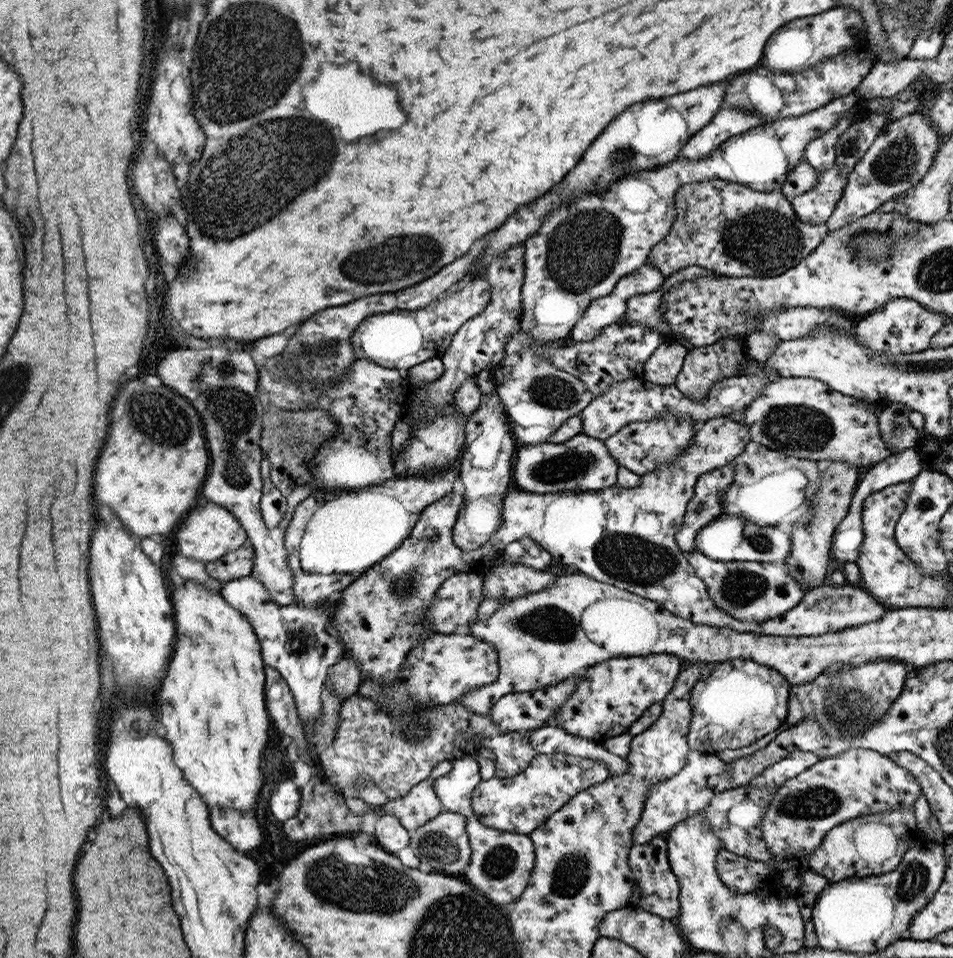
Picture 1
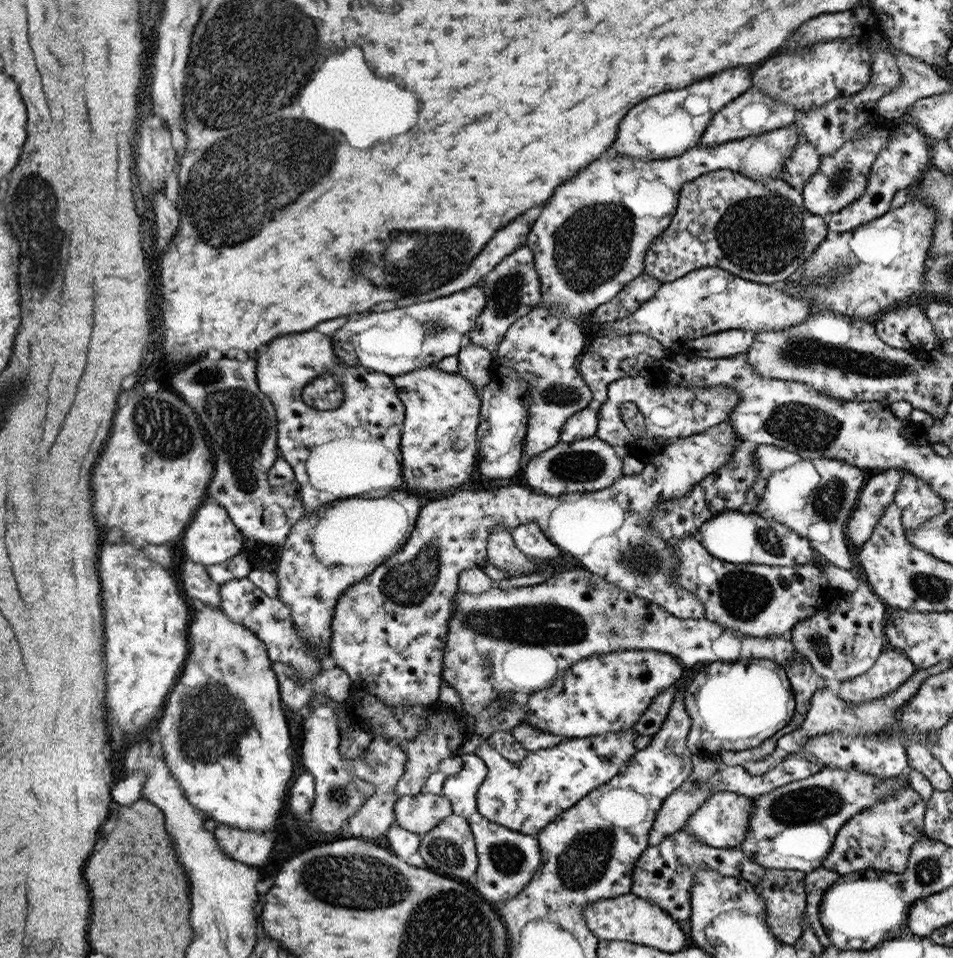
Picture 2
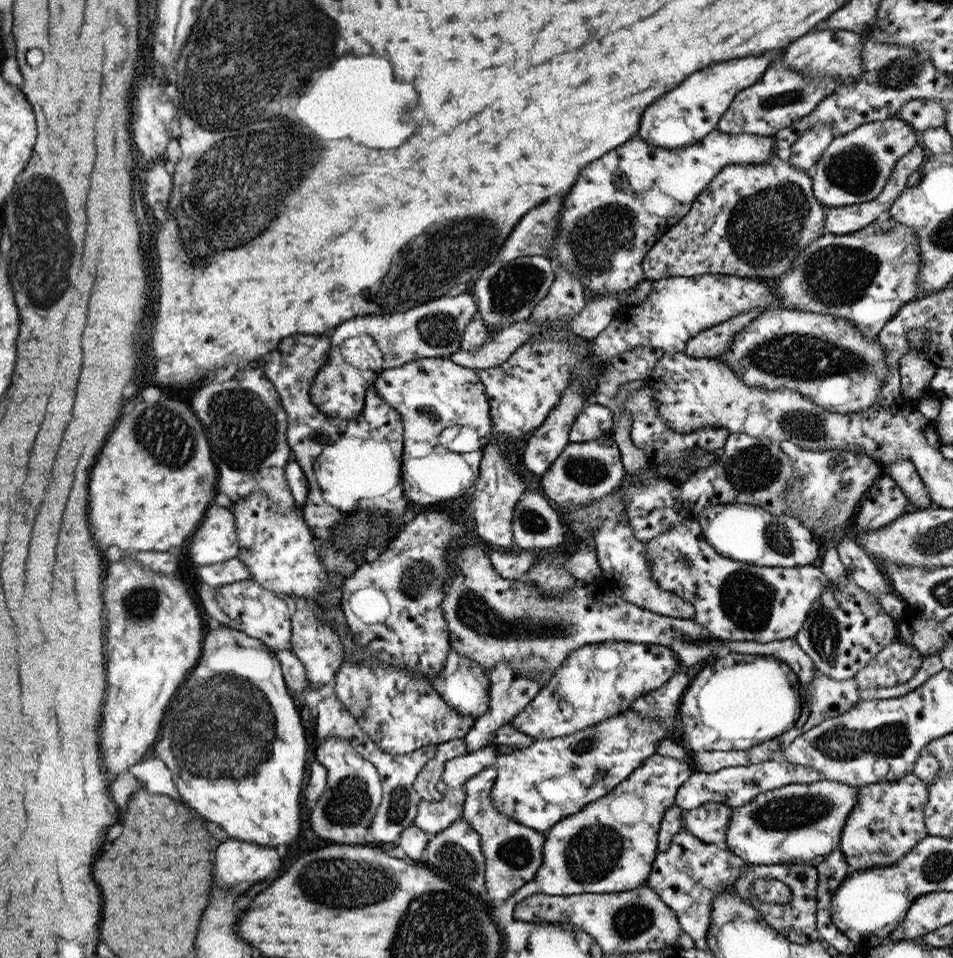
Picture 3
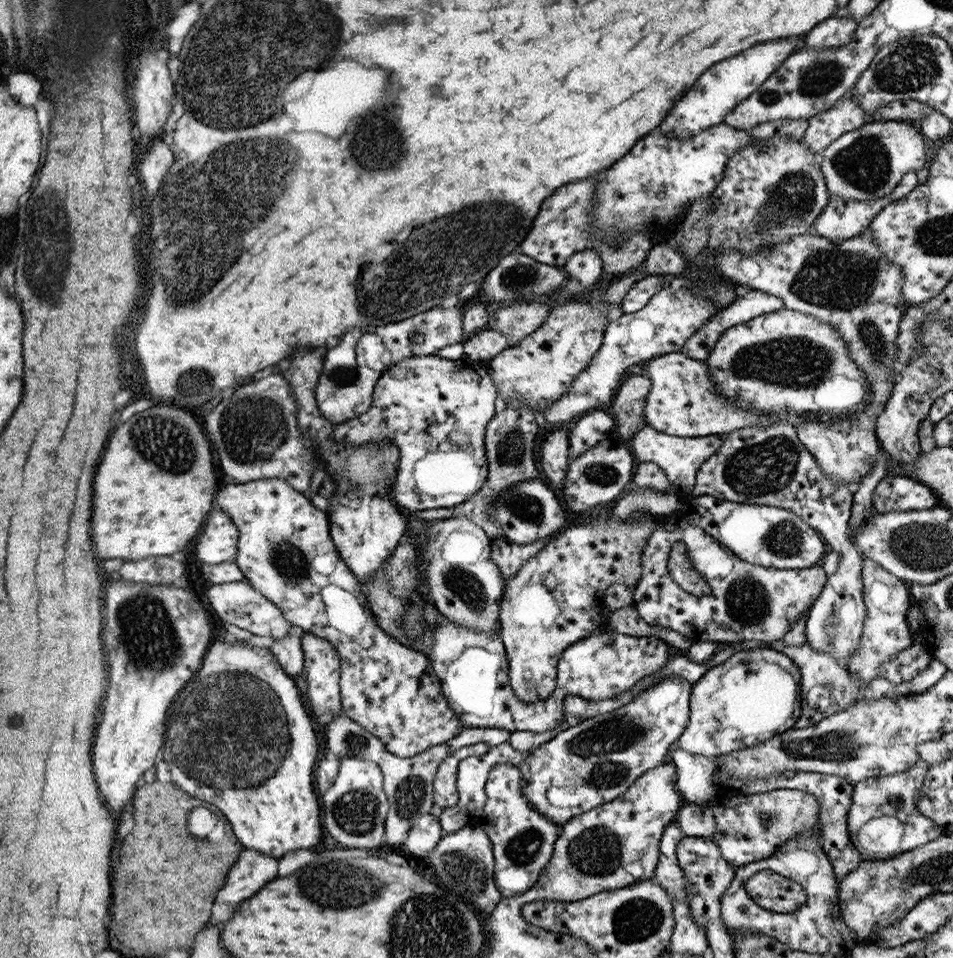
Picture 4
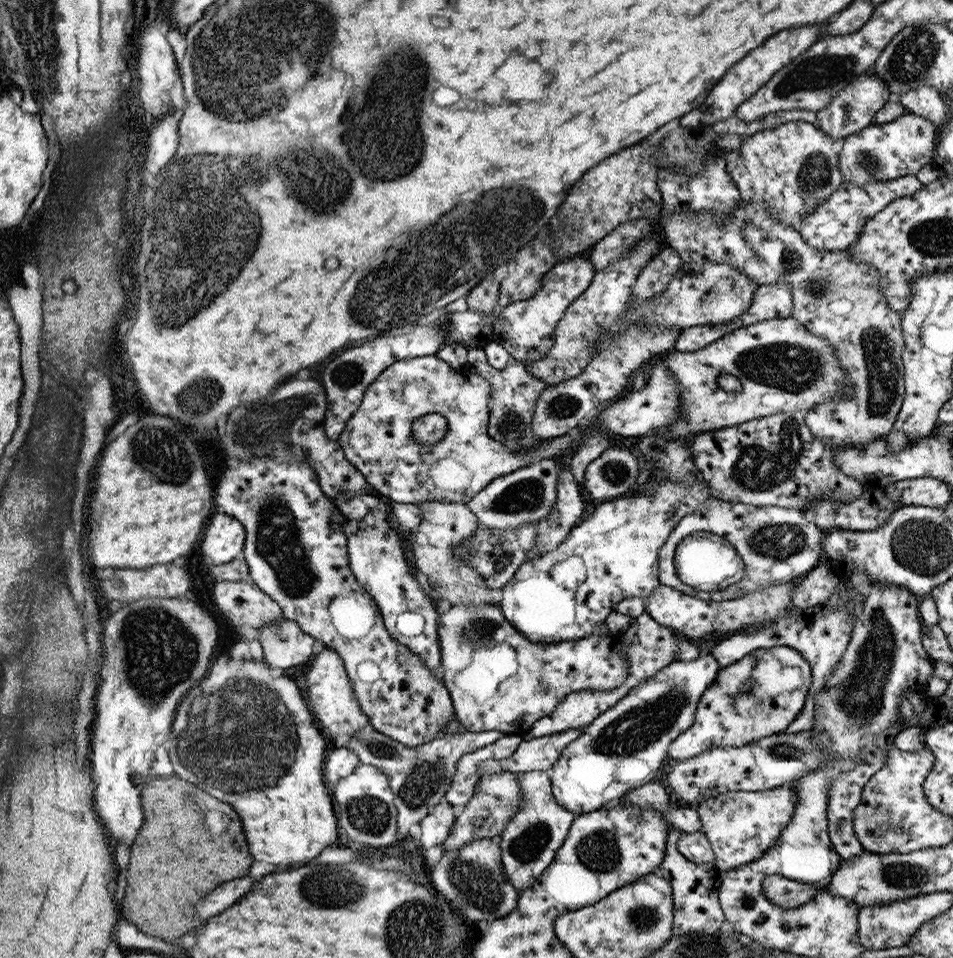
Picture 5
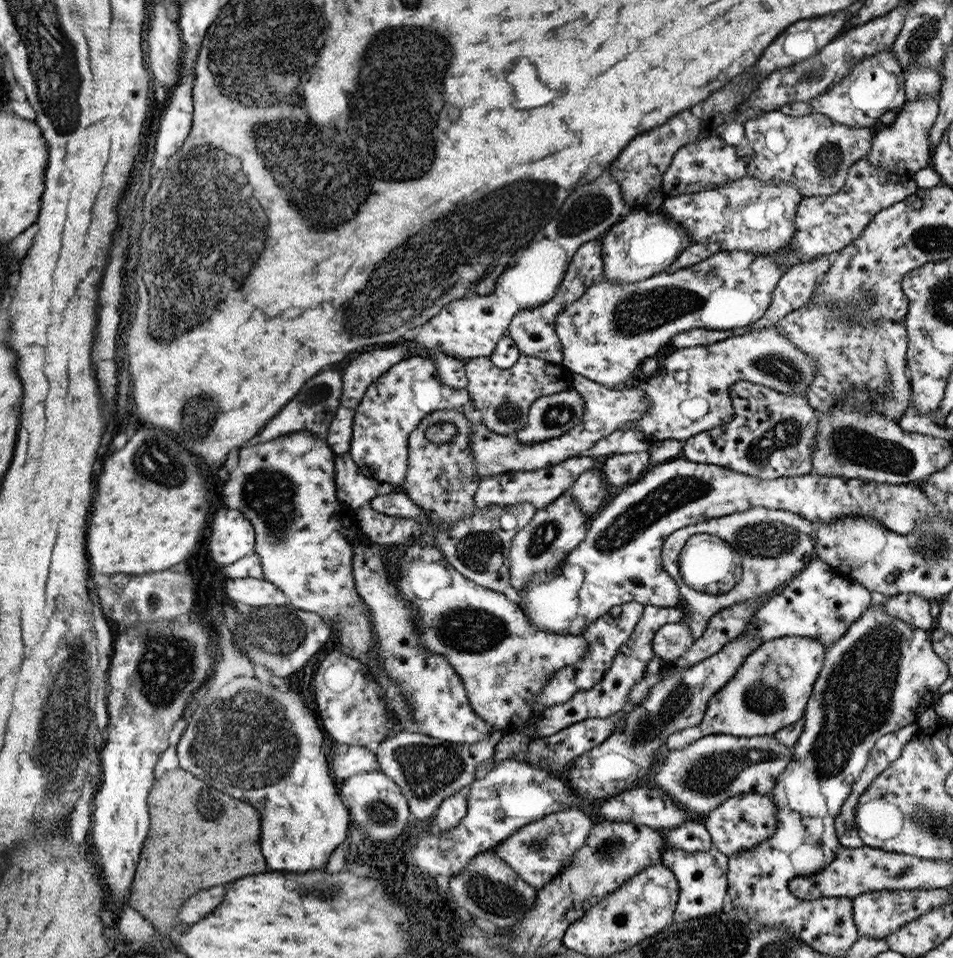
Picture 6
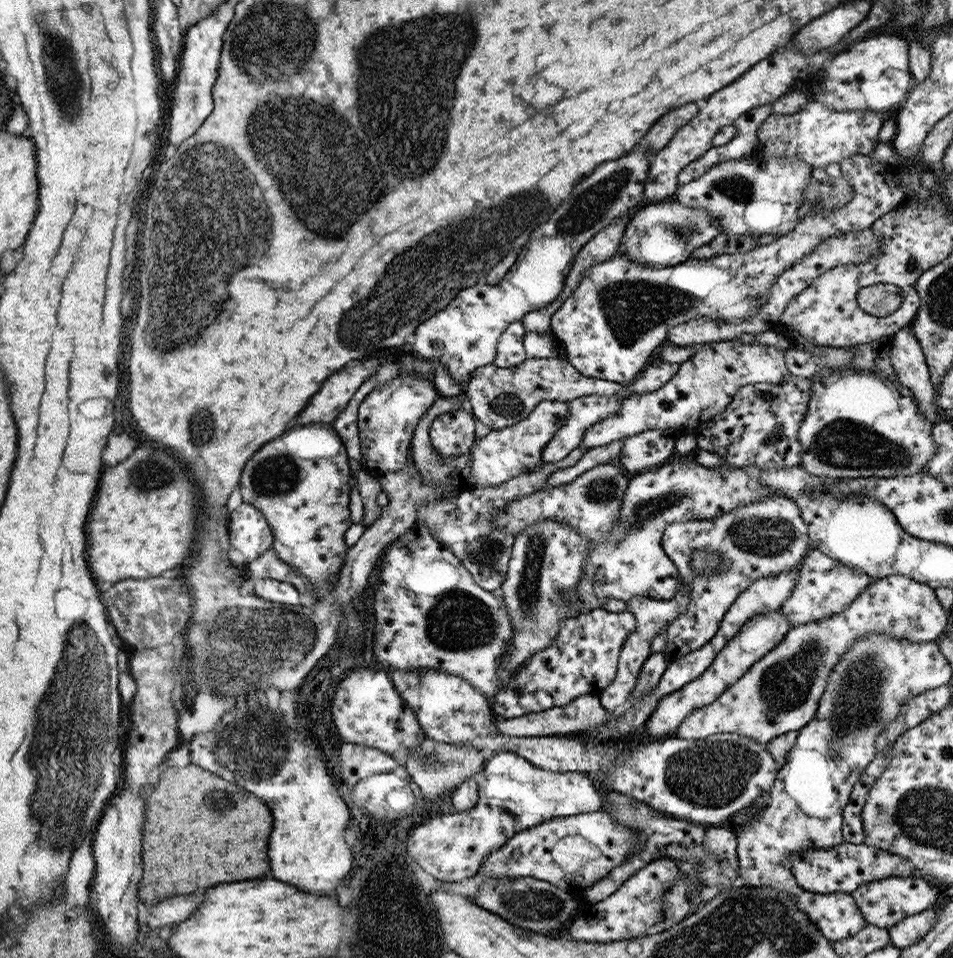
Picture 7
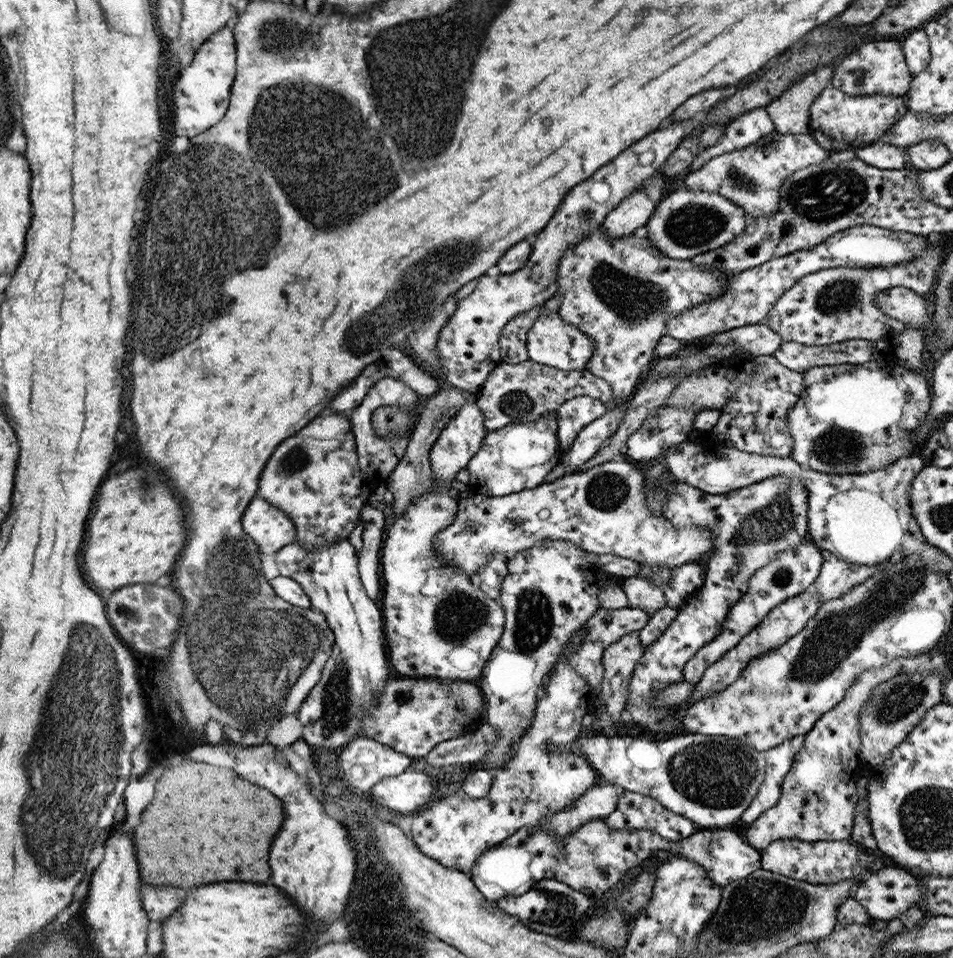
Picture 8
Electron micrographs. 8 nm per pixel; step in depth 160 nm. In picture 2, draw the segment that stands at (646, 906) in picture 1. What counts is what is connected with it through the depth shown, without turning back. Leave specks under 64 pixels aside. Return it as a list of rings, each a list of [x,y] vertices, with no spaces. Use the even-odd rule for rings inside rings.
[[[680,830],[667,836],[660,844],[649,846],[641,854],[636,869],[633,870],[632,892],[657,904],[687,928],[691,913],[689,890],[693,885],[693,874],[704,867],[710,867],[723,875],[744,879],[753,885],[767,873],[767,869],[751,861],[740,848],[714,848],[702,843],[687,830]]]

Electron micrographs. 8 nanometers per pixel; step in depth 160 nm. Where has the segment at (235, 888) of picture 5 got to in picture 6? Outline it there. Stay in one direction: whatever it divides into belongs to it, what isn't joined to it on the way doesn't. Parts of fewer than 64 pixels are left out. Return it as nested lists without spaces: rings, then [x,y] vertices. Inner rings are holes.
[[[216,886],[216,888],[208,888],[208,890],[198,892],[196,896],[192,896],[184,904],[184,908],[180,912],[180,918],[186,924],[196,924],[206,914],[214,912],[220,906],[220,902],[224,900],[224,896],[226,896],[226,886]]]

